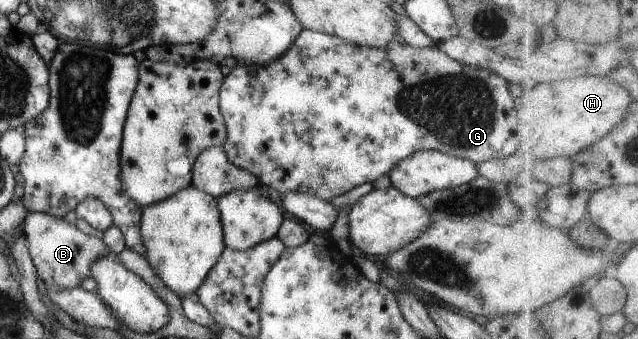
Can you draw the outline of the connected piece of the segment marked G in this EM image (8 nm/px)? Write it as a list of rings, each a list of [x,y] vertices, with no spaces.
[[[304,28],[284,55],[268,62],[268,65],[257,66],[254,75],[252,75],[252,69],[254,69],[253,65],[236,66],[223,79],[218,99],[227,129],[227,138],[221,146],[236,167],[252,173],[255,178],[258,178],[260,185],[272,187],[282,195],[288,192],[300,192],[331,202],[334,197],[346,193],[362,183],[373,184],[375,179],[386,175],[393,165],[419,151],[436,150],[448,154],[450,157],[470,160],[477,164],[491,159],[508,157],[519,150],[520,119],[517,116],[515,89],[503,77],[487,69],[456,61],[438,49],[436,45],[415,48],[394,41],[384,48],[367,48],[350,44],[336,36]]]

